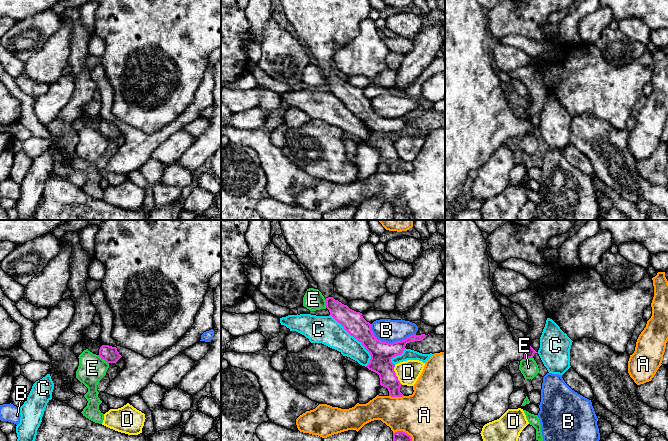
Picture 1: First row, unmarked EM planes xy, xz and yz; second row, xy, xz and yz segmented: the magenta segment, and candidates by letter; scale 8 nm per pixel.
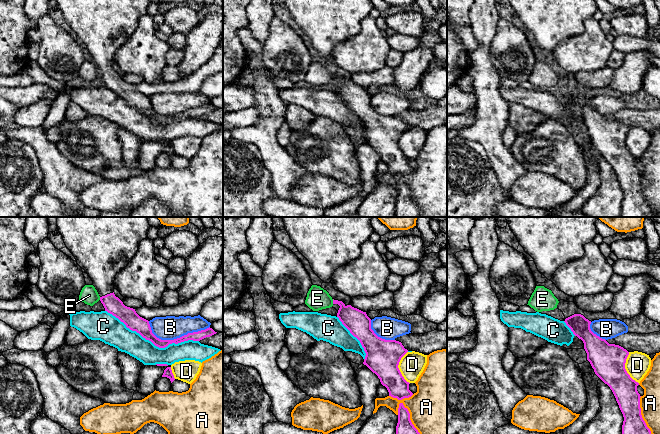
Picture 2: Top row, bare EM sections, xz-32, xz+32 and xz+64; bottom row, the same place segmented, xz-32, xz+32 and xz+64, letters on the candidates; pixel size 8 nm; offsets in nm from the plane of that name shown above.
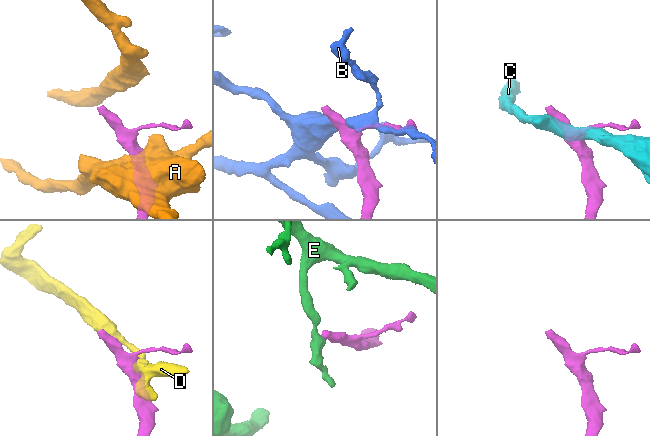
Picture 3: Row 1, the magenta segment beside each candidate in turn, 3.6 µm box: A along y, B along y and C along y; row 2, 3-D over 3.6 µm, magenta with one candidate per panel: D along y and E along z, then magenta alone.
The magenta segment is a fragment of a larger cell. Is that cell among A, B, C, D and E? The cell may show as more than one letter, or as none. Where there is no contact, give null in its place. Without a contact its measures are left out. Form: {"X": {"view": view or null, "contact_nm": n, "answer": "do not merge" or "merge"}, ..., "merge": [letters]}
{"A": {"view": "xz", "contact_nm": 120, "answer": "do not merge"}, "B": {"view": "xz", "contact_nm": 380, "answer": "do not merge"}, "C": {"view": "xz", "contact_nm": 500, "answer": "do not merge"}, "D": {"view": "xz", "contact_nm": 170, "answer": "do not merge"}, "E": {"view": "xy", "contact_nm": 120, "answer": "do not merge"}, "merge": []}

